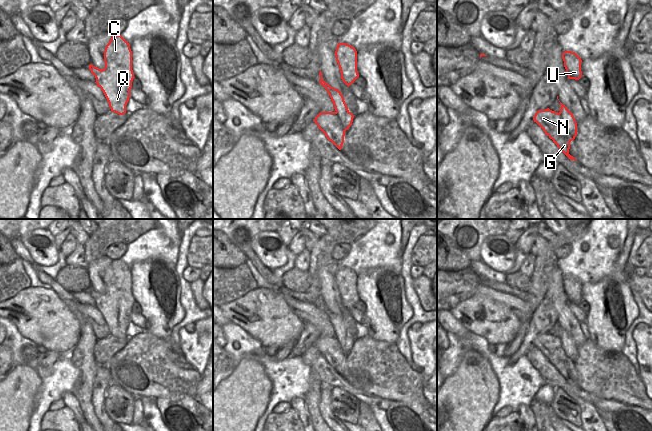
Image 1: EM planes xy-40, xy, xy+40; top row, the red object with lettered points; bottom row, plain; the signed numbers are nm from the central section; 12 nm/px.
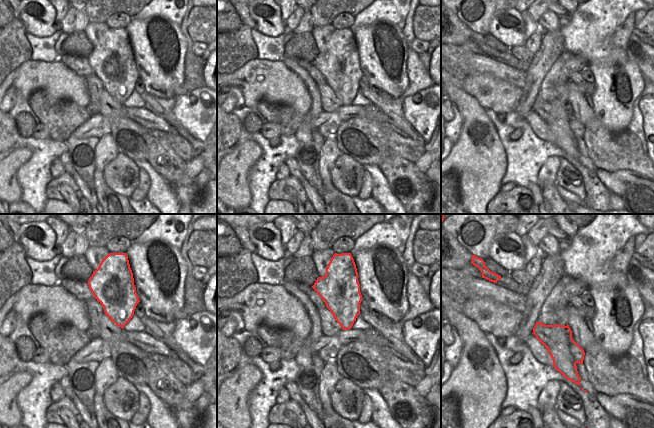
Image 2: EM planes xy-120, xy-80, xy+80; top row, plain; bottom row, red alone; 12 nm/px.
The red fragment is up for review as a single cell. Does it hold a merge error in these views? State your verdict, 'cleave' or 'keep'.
cleave

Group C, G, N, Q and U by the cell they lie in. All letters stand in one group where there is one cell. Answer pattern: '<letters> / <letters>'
C Q U / G N

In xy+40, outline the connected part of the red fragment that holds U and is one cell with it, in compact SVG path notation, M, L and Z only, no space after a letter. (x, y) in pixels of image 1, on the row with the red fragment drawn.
M565 51L562 53L562 59L568 78L579 80L582 77L581 58L575 52Z

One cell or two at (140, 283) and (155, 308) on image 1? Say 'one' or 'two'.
one

